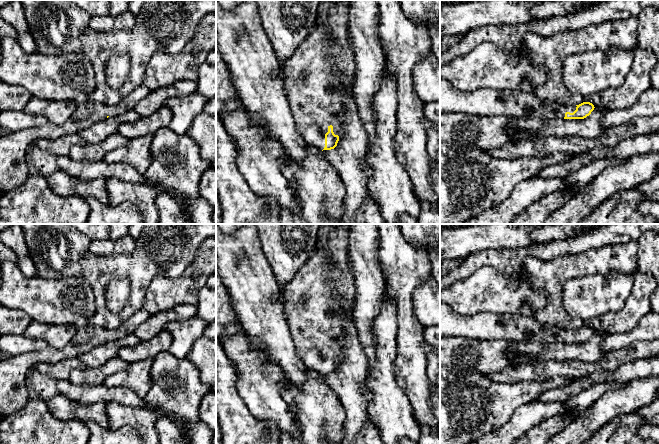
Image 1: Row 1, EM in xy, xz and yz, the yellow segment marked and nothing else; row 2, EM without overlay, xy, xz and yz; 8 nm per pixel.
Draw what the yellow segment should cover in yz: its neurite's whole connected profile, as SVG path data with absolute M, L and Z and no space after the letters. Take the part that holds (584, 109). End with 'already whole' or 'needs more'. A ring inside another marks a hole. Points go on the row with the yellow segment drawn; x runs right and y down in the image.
M440 78L440 114L462 112L487 117L506 116L511 119L584 119L594 108L590 102L579 105L552 103L520 89L498 91L482 88L462 91Z | needs more

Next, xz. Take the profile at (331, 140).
M317 20L307 39L285 62L283 73L284 92L296 128L305 143L316 147L319 151L334 149L345 121L344 99L354 97L351 90L355 84L356 59L349 39L349 28L347 41L338 44L331 36L329 28Z | needs more

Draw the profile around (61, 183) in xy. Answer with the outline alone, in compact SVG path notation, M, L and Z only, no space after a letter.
M58 169L46 177L49 188L58 196L95 197L100 203L109 204L109 196L105 187L106 179L79 180Z

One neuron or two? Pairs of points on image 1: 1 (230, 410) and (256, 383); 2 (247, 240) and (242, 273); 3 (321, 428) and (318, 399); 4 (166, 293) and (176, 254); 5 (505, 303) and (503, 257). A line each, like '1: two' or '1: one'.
1: two
2: one
3: one
4: two
5: two

